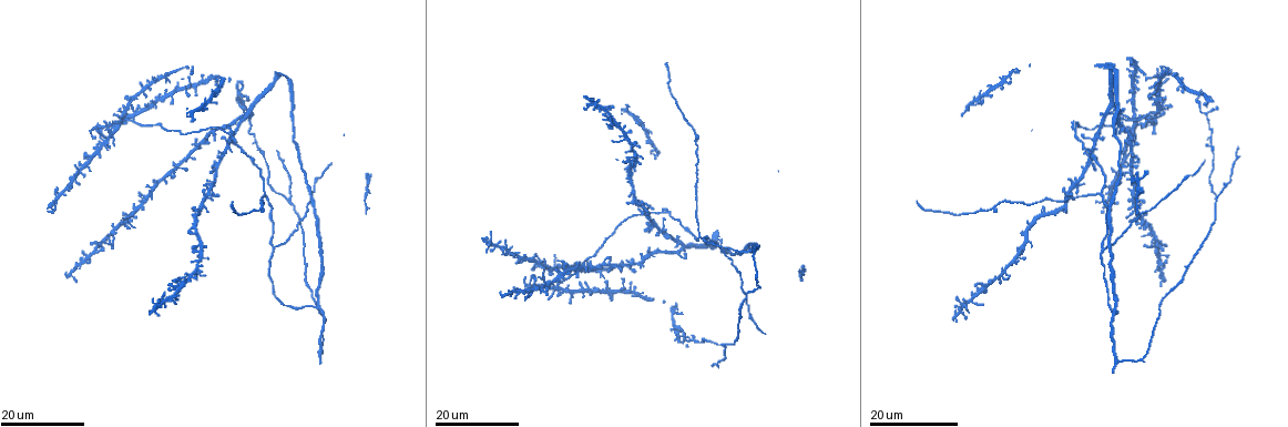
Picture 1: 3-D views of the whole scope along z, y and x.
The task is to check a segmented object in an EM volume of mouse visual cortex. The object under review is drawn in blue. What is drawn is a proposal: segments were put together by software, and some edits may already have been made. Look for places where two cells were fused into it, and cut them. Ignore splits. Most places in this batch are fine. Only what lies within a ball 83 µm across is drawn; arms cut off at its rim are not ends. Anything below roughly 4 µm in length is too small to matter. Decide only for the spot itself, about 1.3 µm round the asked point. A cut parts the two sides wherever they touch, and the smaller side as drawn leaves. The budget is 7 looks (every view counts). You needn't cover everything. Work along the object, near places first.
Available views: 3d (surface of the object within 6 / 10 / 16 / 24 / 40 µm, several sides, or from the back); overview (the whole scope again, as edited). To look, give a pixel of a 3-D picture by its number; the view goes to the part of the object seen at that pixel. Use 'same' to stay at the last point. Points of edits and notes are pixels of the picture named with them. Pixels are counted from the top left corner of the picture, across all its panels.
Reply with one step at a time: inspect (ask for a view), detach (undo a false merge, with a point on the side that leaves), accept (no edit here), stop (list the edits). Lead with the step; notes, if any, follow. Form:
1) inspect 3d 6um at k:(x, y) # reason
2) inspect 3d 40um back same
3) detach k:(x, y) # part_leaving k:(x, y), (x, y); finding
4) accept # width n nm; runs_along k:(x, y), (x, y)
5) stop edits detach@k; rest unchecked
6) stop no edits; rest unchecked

inspect 3d 24um at 1:(113, 132)

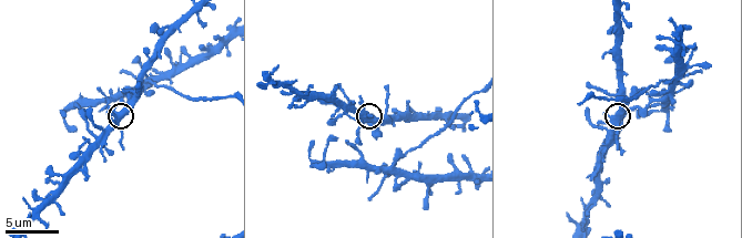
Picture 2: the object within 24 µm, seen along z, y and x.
inspect 3d 6um at 2:(618, 115) # zoom in

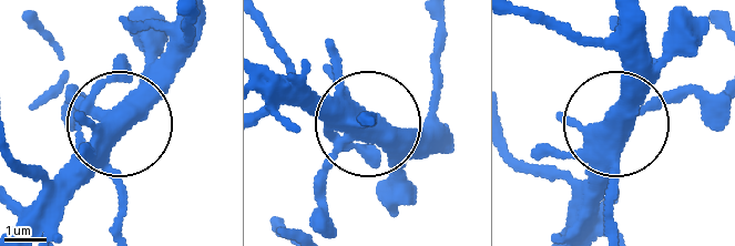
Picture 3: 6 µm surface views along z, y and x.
accept # width 500 nm; continuous, no second cell

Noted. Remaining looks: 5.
inspect 3d 24um at 1:(229, 133) # three-way junction

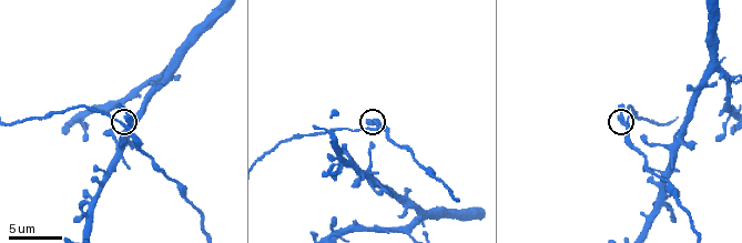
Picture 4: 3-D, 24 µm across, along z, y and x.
inspect 3d 10um at 4:(375, 129)

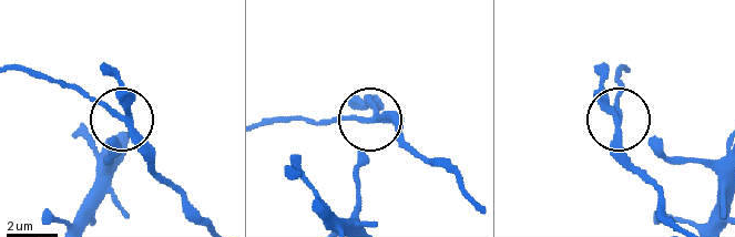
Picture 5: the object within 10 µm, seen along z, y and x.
inspect 3d 10um back at 5:(370, 118)

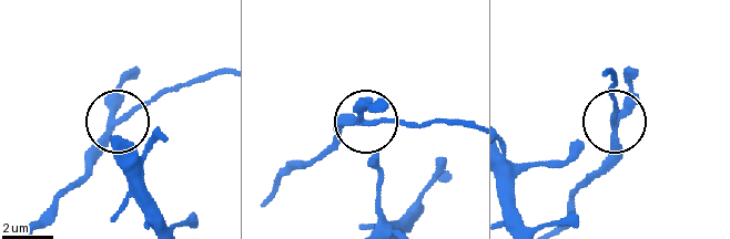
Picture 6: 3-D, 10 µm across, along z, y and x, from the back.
accept # arms 3; runs_along 6:(36, 222), (80, 178), (117, 122), (123, 73); one cell here

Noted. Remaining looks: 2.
inspect 3d 24um at 1:(260, 208) # small branch off a trunk

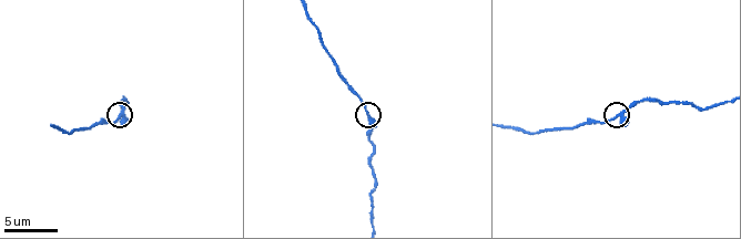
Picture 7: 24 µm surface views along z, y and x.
inspect 3d 6um at 7:(620, 115) # closer look

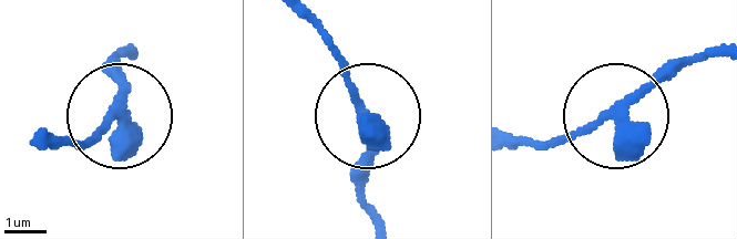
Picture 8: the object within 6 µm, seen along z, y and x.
accept # arms 3; runs_along 8:(719, 51), (666, 65), (592, 128), (532, 146); one cell here

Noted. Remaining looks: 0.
stop no edits; rest unchecked

